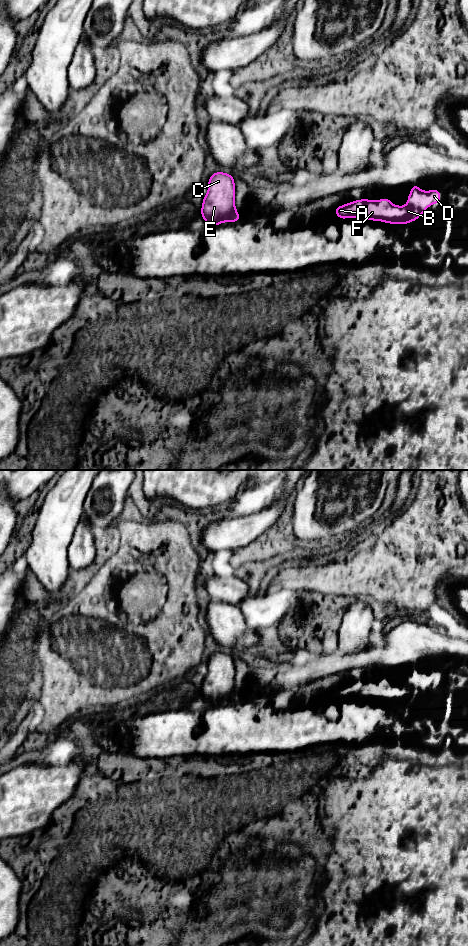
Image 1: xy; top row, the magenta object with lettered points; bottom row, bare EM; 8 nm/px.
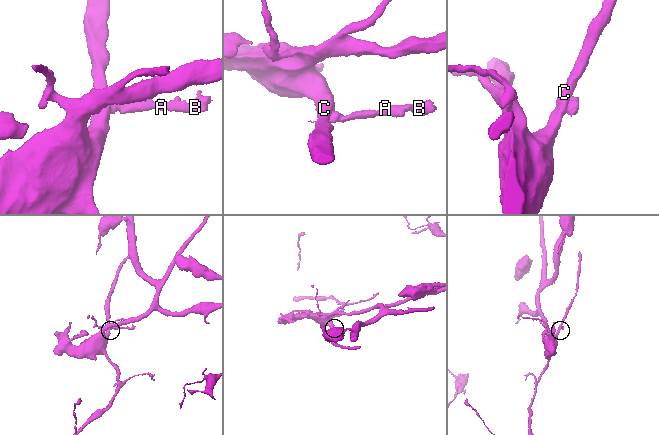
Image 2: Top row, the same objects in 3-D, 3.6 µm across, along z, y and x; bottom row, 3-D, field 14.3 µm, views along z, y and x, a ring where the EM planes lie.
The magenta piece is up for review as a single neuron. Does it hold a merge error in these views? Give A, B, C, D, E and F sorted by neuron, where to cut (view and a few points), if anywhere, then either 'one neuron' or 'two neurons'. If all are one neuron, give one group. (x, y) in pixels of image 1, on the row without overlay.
groups A B D F / C E; cut xy (236, 690), (231, 696), (231, 701); two neurons

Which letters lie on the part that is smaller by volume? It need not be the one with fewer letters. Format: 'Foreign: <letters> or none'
Foreign: A, B, D, F

